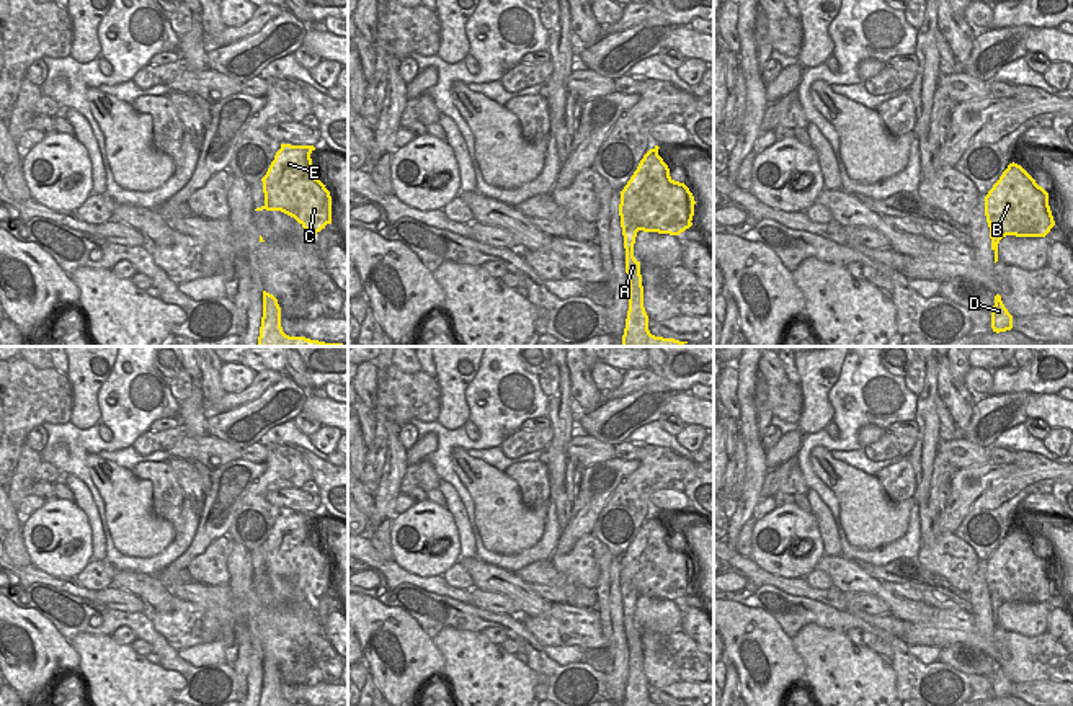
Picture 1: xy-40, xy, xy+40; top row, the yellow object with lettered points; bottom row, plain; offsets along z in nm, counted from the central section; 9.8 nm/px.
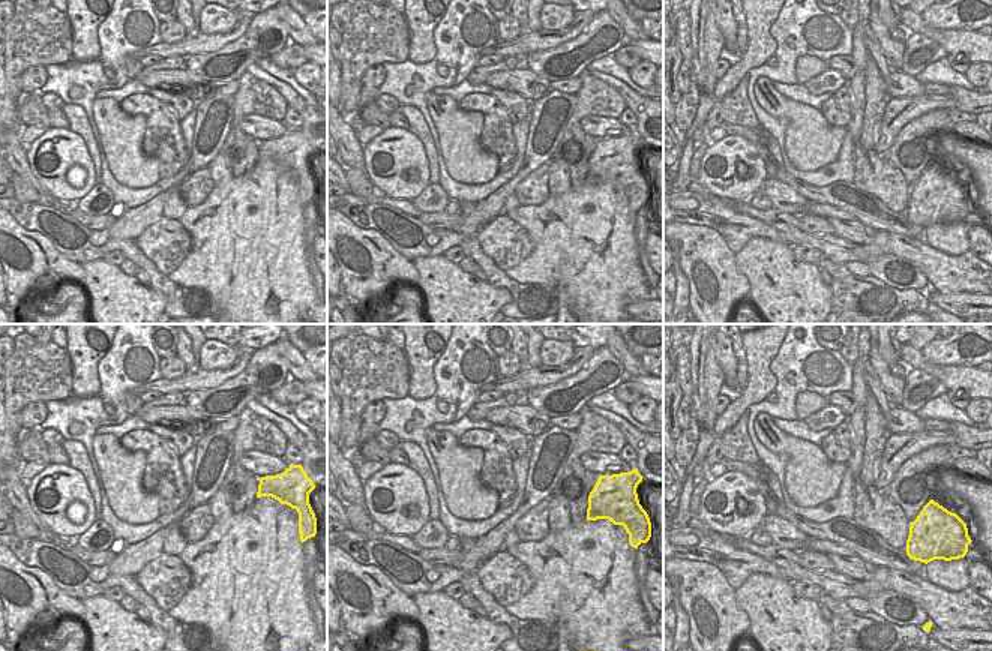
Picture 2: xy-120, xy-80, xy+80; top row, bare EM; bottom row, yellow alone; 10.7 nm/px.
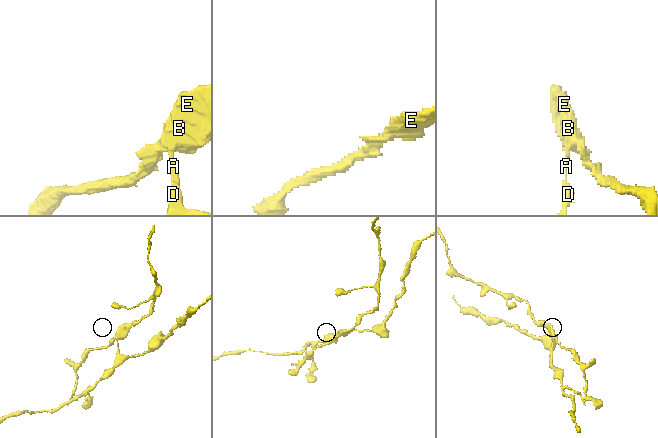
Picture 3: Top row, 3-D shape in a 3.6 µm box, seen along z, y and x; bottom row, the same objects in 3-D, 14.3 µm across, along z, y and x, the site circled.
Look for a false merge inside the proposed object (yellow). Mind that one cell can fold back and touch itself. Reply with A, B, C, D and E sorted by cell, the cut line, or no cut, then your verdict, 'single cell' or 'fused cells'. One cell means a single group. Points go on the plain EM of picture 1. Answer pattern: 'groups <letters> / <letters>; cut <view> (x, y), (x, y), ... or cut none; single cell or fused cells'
groups A D / B C E; cut xy (632, 615), (626, 618); fused cells

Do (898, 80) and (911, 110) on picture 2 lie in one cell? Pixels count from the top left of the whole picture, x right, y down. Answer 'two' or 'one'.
two

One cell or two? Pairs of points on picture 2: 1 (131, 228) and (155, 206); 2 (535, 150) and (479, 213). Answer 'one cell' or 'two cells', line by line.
1: one cell
2: one cell

